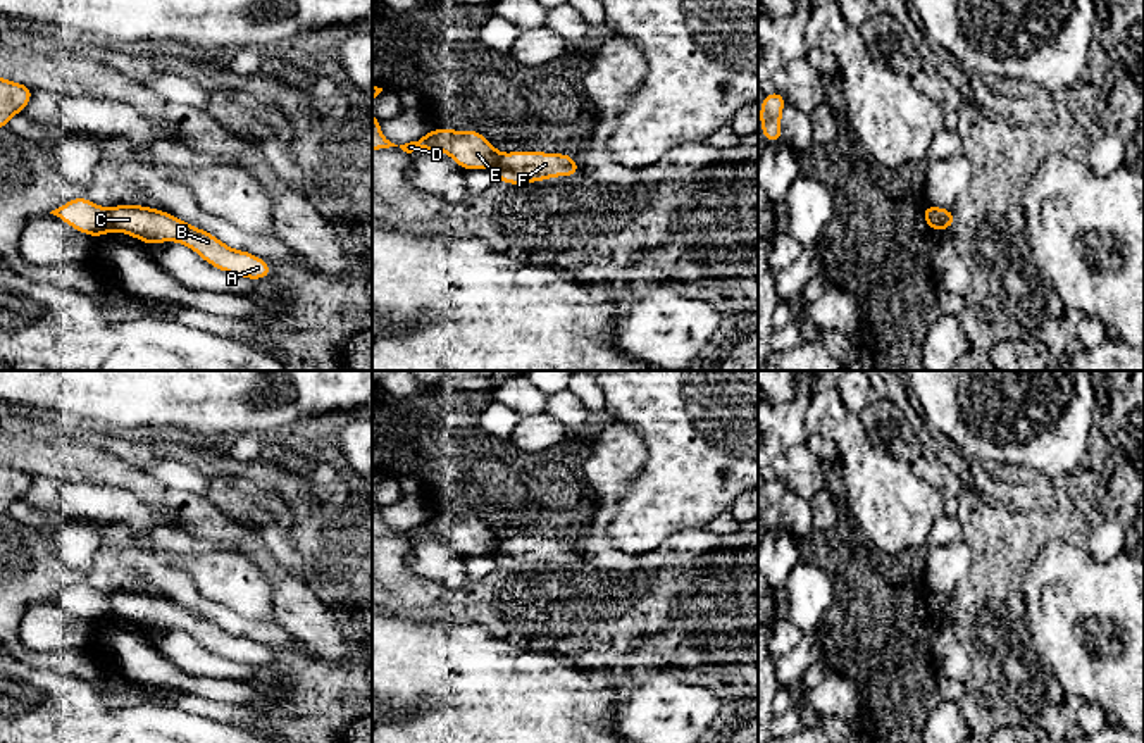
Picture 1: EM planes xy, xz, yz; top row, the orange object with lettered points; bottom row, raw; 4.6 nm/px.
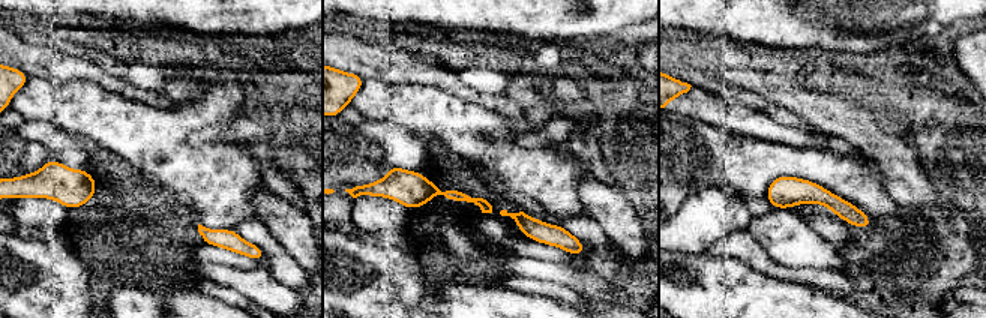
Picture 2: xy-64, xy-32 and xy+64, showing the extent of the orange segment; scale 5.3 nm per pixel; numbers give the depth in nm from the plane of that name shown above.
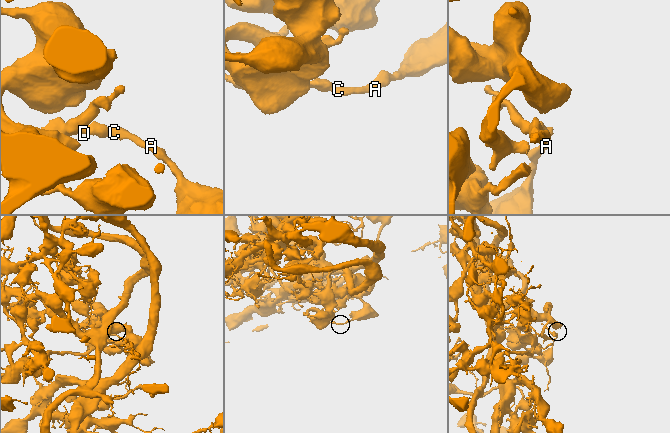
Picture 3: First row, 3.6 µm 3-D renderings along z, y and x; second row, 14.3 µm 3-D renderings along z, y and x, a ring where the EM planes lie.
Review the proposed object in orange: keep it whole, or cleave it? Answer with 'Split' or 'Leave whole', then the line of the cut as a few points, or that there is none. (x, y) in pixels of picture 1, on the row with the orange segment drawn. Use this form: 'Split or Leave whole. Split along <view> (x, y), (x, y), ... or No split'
Split. Split along xy (109, 209), (111, 230)

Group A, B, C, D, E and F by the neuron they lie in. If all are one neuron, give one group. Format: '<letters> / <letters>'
A B C F / D E

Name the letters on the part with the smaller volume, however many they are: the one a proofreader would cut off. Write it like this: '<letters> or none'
D, E

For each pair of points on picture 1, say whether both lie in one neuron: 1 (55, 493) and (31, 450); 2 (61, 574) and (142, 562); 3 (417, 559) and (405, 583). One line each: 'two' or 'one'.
1: two
2: one
3: two

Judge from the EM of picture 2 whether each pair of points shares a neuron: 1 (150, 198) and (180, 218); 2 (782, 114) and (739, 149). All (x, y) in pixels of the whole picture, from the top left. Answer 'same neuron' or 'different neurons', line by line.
1: same neuron
2: different neurons

